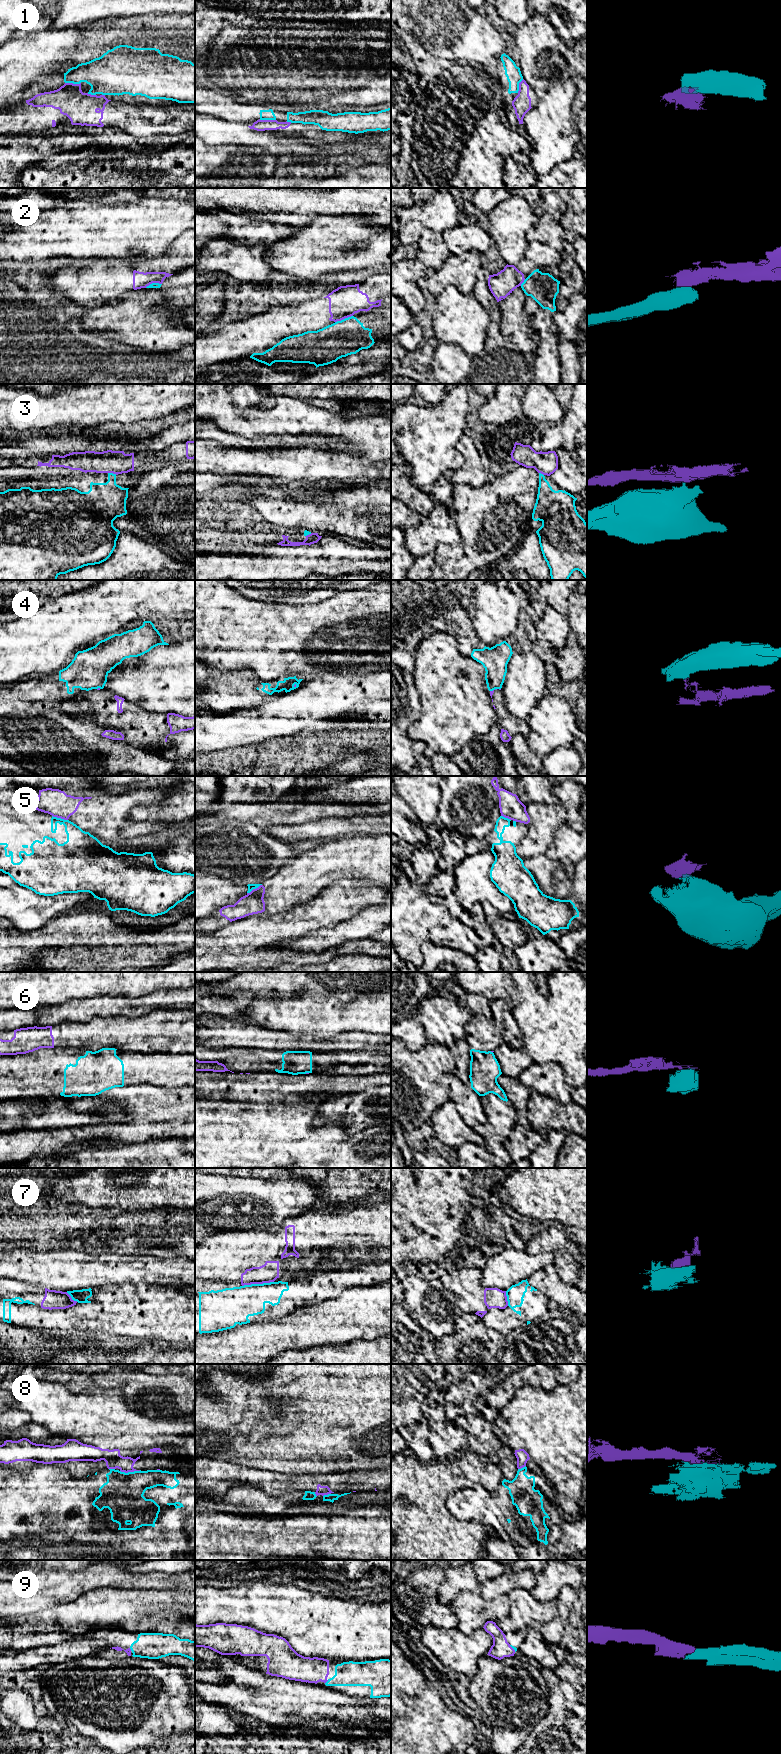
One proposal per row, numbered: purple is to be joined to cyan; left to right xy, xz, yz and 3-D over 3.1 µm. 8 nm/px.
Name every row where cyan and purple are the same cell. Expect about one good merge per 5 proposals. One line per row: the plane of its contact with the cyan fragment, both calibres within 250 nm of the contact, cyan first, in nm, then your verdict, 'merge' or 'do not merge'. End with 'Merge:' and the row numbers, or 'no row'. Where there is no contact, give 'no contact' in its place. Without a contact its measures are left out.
1: xz | 80/100 nm | do not merge
2: xz | 280/240 nm | do not merge
3: xy | 320/190 nm | do not merge
4: xz | 100/20 nm | do not merge
5: xy | 200/220 nm | do not merge
6: xz | 190/20 nm | do not merge
7: xz | 280/160 nm | do not merge
8: xy | 320/140 nm | do not merge
9: xz | 190/200 nm | merge
Merge: 9

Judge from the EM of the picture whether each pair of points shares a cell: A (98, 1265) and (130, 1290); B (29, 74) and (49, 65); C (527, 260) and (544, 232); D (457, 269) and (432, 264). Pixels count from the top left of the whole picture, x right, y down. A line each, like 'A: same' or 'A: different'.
A: different
B: same
C: different
D: different

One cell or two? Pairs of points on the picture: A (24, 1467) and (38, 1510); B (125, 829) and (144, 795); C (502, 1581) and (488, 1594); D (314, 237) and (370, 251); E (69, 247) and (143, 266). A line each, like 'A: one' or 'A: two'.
A: two
B: one
C: one
D: one
E: one

